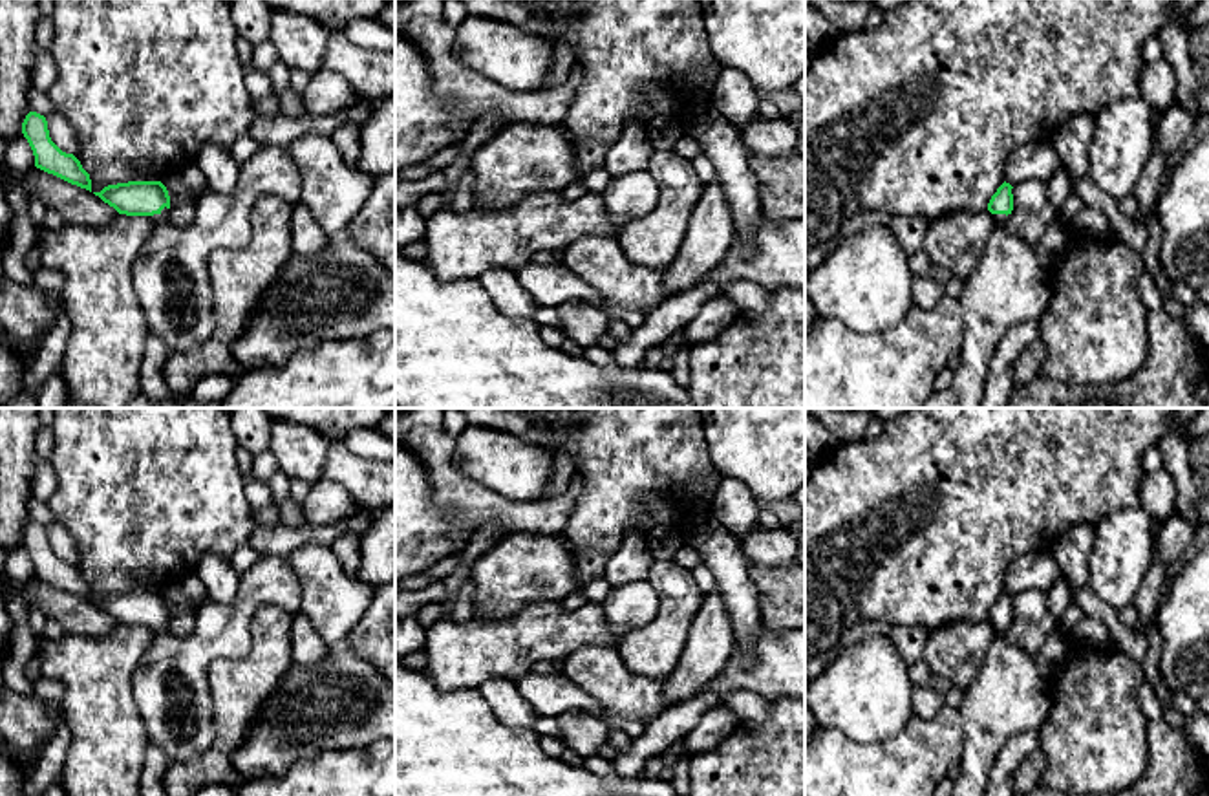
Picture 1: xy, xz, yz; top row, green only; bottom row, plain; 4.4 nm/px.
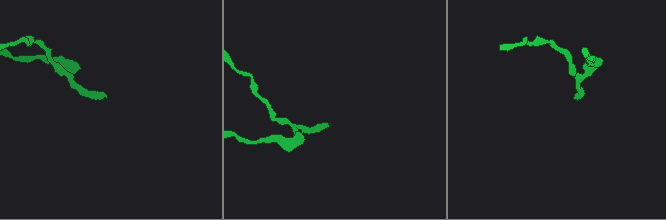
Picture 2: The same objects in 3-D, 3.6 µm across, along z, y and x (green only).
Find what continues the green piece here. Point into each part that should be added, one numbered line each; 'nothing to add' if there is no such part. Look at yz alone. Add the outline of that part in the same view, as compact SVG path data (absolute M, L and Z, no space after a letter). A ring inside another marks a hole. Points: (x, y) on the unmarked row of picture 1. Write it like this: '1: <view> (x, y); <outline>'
1: yz (1010, 696); M993 624L993 640L975 681L964 690L962 758L949 796L986 796L990 770L1015 736L1037 730L1050 712L1050 683L1035 657L1006 639L1006 624Z

